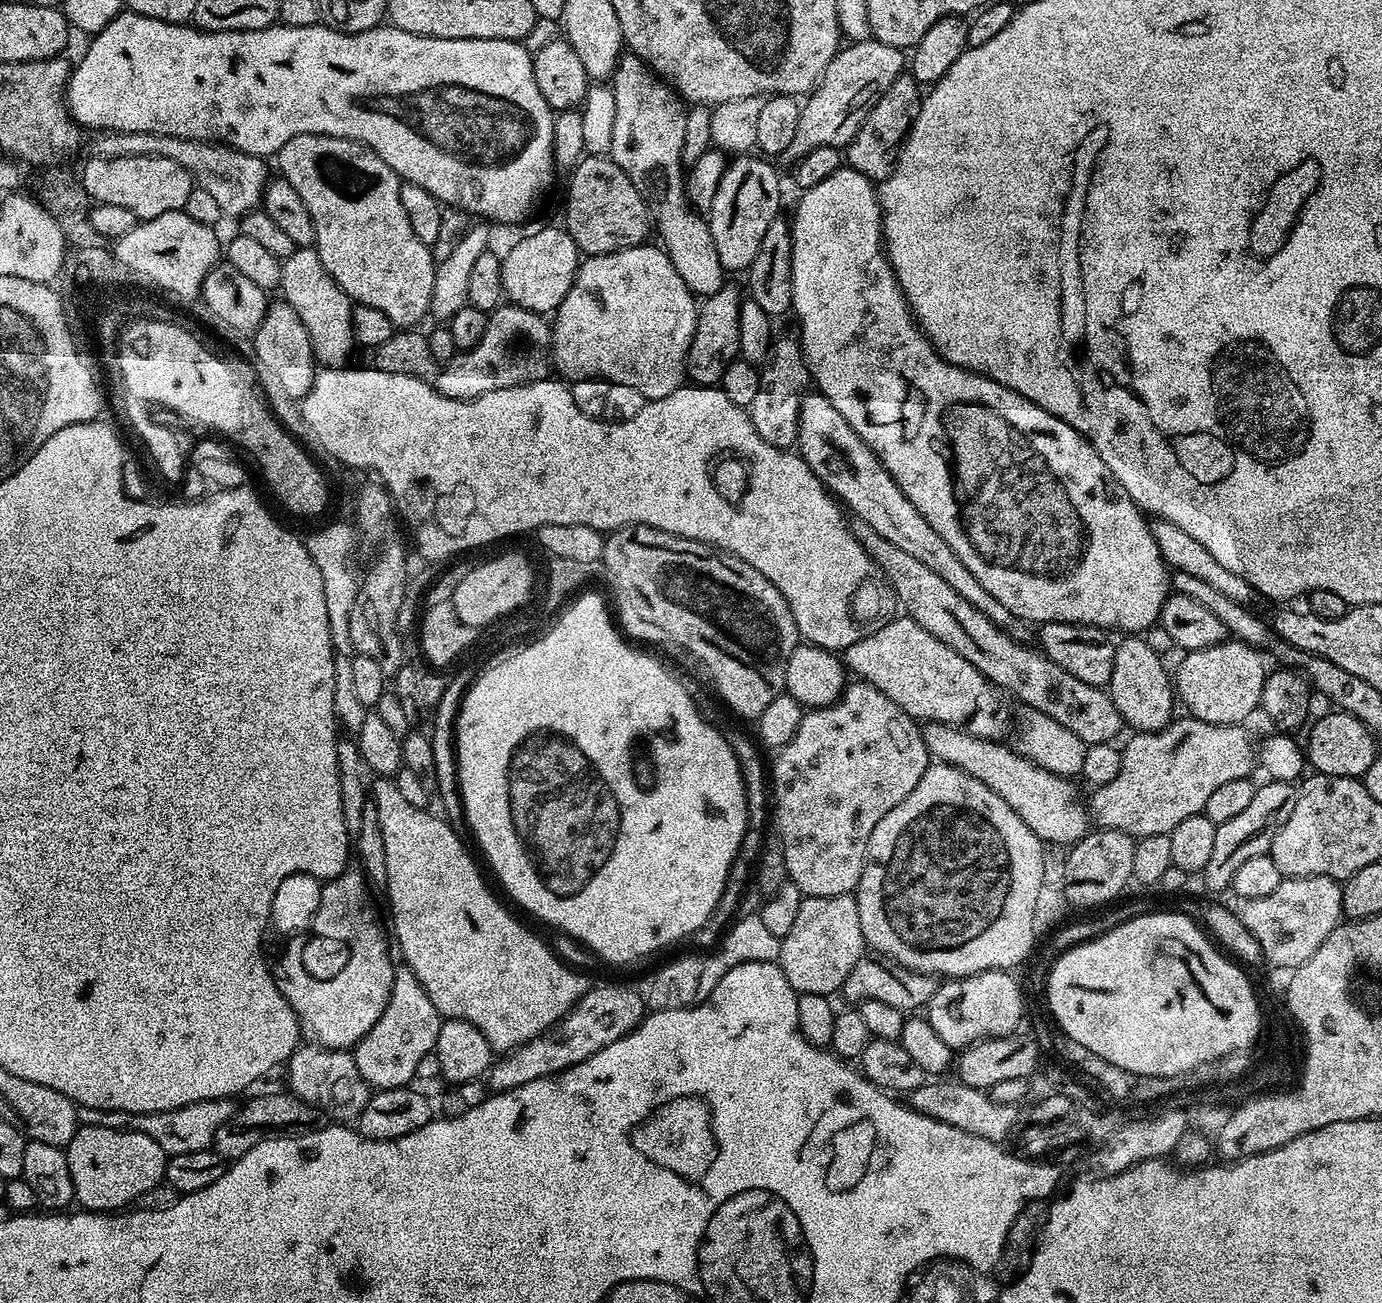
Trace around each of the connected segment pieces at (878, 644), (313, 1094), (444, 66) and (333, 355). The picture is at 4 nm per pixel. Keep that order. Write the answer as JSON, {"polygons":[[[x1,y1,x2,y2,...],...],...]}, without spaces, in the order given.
{"polygons":[[[906,614,887,620,882,627,874,630,874,634,866,634,866,638,858,638,858,642,843,649,842,663,851,675,852,672,856,675,853,677,857,681,882,690,882,694,886,694,890,702,906,710,906,714,917,722,966,726,968,732,978,738,1000,740,1003,737,1004,716,1000,713,1001,693,973,664,966,662,962,654,954,654,954,650,950,650,946,642,938,642,938,638,930,634,930,630,922,630,922,626,918,626,918,622,914,622]],[[300,1046,286,1061,287,1068,289,1084,287,1087,291,1095,297,1100,305,1100,307,1104,319,1108,325,1117,332,1119,333,1116,336,1119,333,1121,355,1121,360,1111,366,1106,370,1089,362,1078,362,1074,358,1074,358,1066,354,1062,351,1051,319,1046]],[[125,10,110,22,102,31,91,37,92,45,84,52,80,61,75,61,68,77,66,103,68,114,80,125,81,129,111,130,114,132,153,132,163,136,177,136,183,140,203,140,217,144,227,144,251,156,261,158,275,157,290,142,302,134,318,134,346,138,364,144,390,170,394,170,401,181,422,186,430,190,441,205,459,208,469,217,479,218,484,222,497,220,500,224,516,224,532,212,540,191,552,180,554,169,554,110,542,98,538,82,534,78,532,65,533,53,524,49,523,43,515,40,487,40,486,38,434,38,410,34,401,28,377,26,367,28,365,32,342,32,323,23,314,26,286,28,273,26,266,30,249,32,204,32,188,24,171,24,158,18,146,18,142,14]],[[315,247,297,248,289,257,282,260,279,291,285,302,294,306,294,314,302,318,306,334,310,334,310,346,316,356,317,365,326,368,345,367,351,361,348,359,352,356,352,348,357,347,352,329,354,304,330,278,330,274,326,274]]]}

